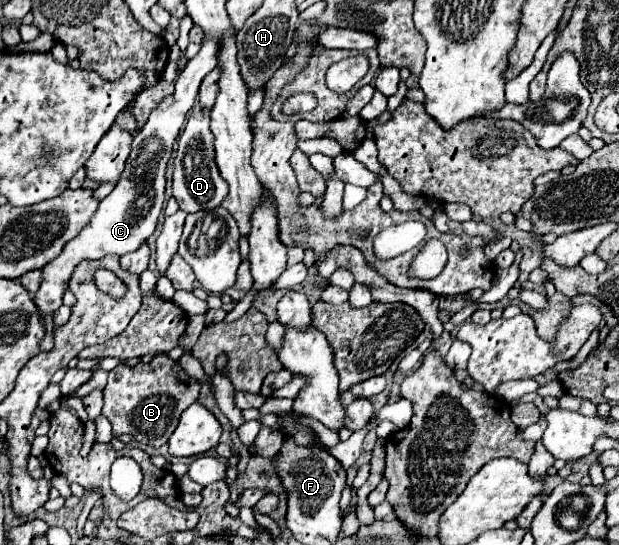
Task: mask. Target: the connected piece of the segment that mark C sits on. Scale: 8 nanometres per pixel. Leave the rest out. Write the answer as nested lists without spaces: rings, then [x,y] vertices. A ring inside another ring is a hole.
[[[214,40],[202,42],[202,50],[194,58],[190,58],[186,68],[178,74],[176,92],[172,96],[164,98],[152,110],[148,122],[134,136],[132,152],[126,160],[126,168],[124,168],[120,182],[100,202],[90,224],[64,246],[62,254],[54,262],[44,266],[42,286],[34,294],[34,302],[40,308],[42,316],[48,312],[56,312],[60,308],[64,288],[70,280],[74,266],[80,260],[84,260],[84,258],[98,260],[98,258],[104,258],[106,254],[122,256],[122,254],[134,252],[142,242],[146,242],[150,238],[150,234],[156,228],[162,204],[164,204],[164,186],[166,186],[164,174],[166,174],[166,162],[170,160],[170,154],[172,154],[172,144],[178,138],[178,134],[186,122],[186,114],[198,96],[198,86],[200,86],[202,78],[210,70],[216,68],[216,58],[218,58],[218,42],[214,42]]]

